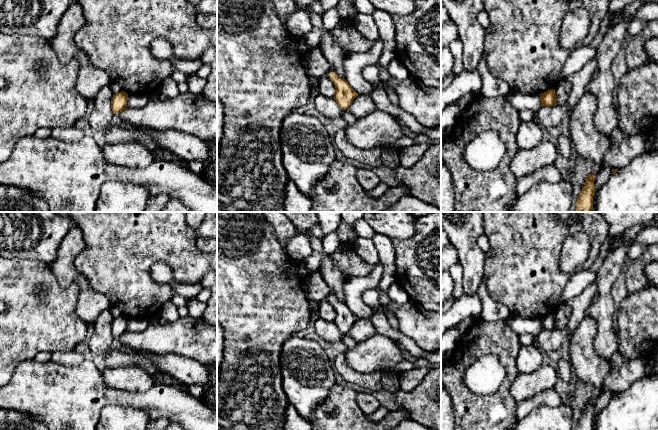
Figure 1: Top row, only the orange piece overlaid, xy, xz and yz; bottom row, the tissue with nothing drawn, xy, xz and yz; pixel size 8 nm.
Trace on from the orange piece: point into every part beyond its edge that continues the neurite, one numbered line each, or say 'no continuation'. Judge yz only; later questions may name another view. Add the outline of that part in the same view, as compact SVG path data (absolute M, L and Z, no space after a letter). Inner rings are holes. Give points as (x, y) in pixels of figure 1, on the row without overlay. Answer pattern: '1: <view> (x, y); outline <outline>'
no continuation

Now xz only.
no continuation

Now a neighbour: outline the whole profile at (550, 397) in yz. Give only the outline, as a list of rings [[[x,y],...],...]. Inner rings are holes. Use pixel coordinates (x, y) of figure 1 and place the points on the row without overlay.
[[[554,388],[547,389],[519,402],[515,410],[516,418],[522,420],[536,408],[541,406],[557,407],[561,403],[562,400],[557,391]]]

